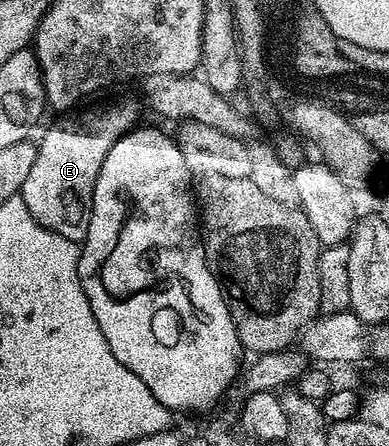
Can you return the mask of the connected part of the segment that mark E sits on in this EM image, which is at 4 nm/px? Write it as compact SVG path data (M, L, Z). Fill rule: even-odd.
M115 103L112 107L107 107L104 111L95 111L92 115L79 115L74 117L67 117L64 123L59 123L56 127L51 127L43 135L43 140L38 140L38 153L36 155L35 164L33 169L29 173L29 177L25 181L21 190L21 198L27 202L27 207L31 211L31 215L35 220L43 227L49 228L51 231L55 231L61 237L65 237L69 241L73 241L78 244L80 241L87 238L87 230L89 229L89 221L91 220L91 202L93 201L93 193L95 192L95 186L97 185L97 177L101 173L101 165L105 165L105 157L109 153L109 149L113 149L113 145L117 145L117 141L121 136L126 135L128 131L132 130L140 122L139 119L139 107L135 103Z

